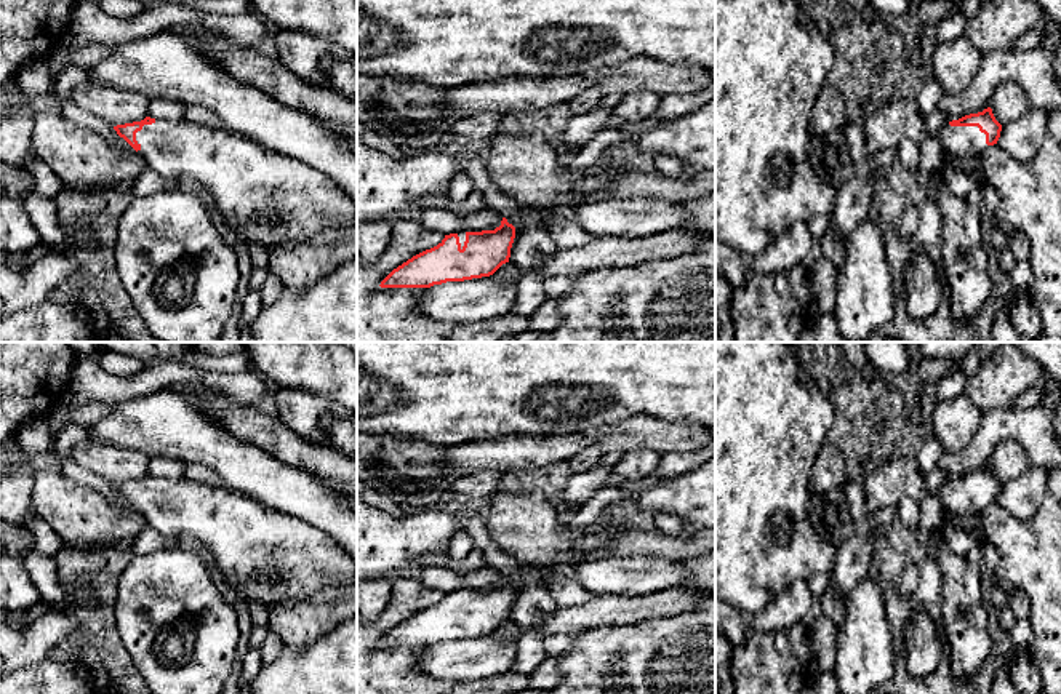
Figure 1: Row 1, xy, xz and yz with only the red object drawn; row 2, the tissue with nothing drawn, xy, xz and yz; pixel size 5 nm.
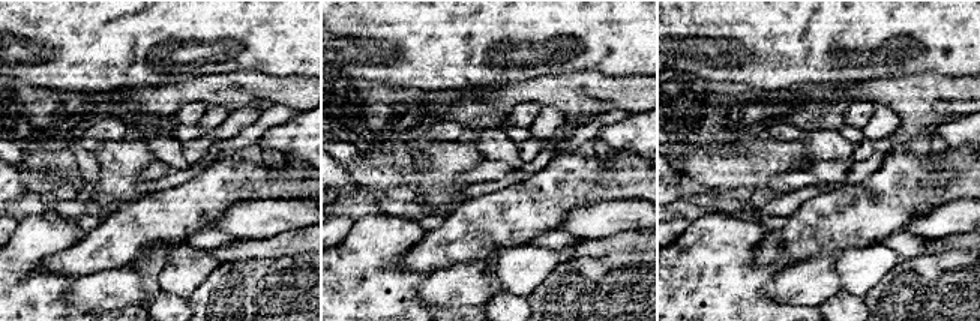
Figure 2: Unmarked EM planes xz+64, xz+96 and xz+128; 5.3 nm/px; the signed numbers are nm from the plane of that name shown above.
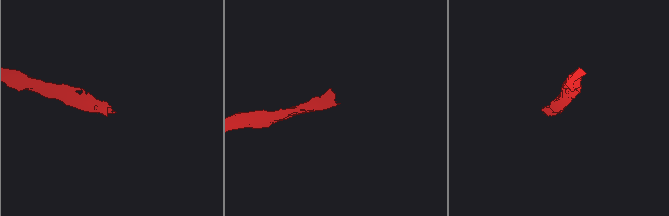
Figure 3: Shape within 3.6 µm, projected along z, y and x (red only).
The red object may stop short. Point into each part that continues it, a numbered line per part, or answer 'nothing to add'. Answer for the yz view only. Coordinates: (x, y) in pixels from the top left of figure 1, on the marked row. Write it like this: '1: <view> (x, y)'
1: yz (957, 143)

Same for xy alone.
1: xy (266, 197)

